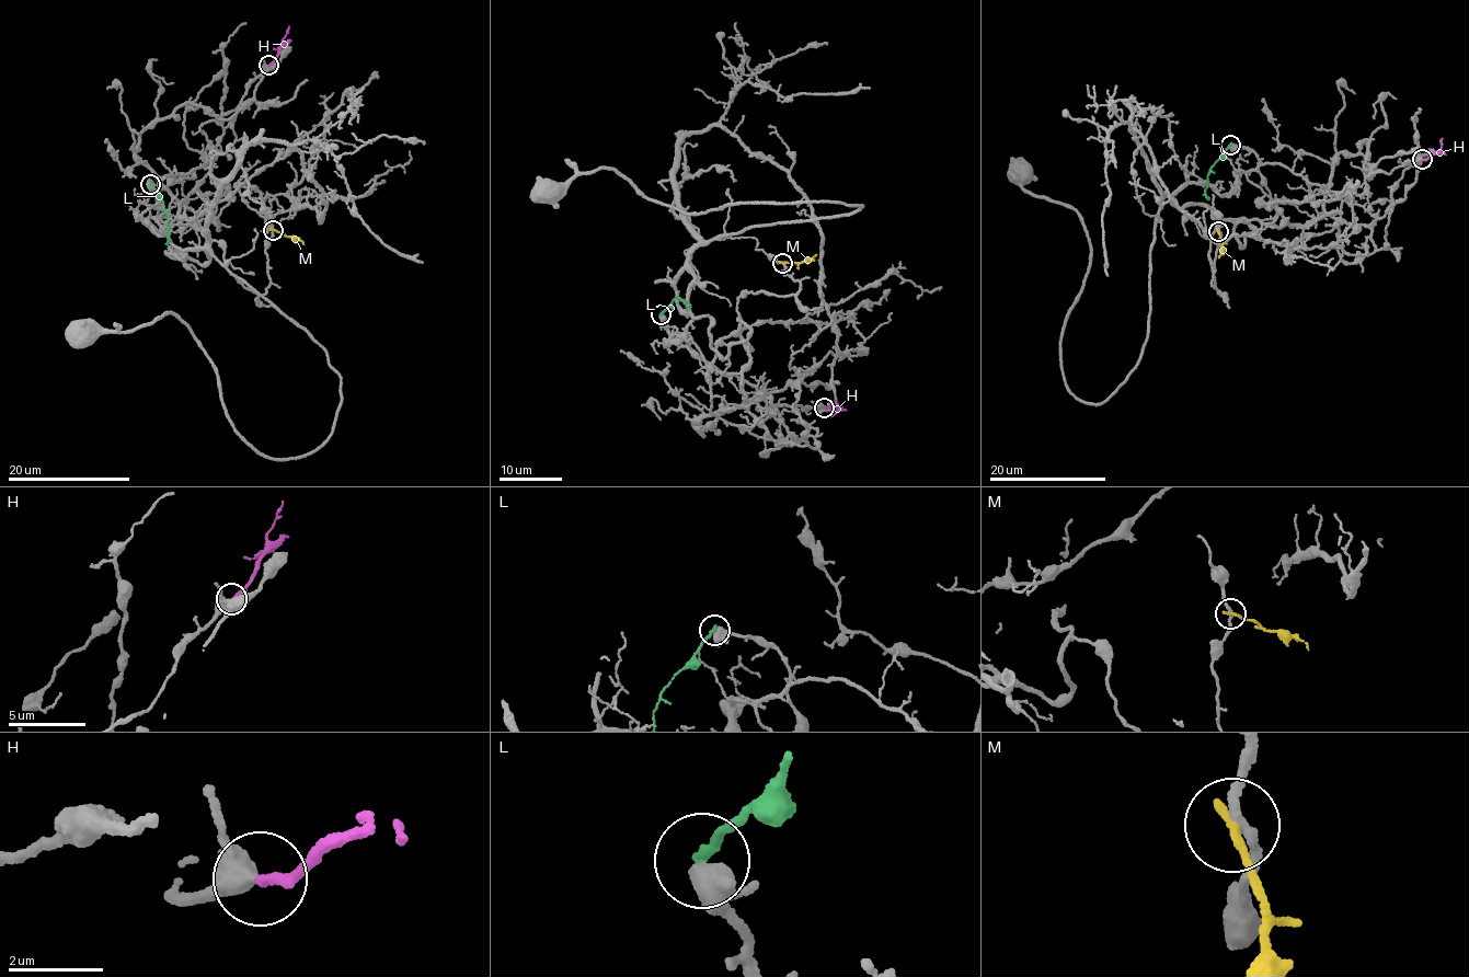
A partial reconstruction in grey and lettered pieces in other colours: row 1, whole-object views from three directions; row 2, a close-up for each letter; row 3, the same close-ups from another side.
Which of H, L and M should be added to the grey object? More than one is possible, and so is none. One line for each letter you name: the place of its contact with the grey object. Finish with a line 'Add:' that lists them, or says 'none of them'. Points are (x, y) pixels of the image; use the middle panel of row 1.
H: meets grey at (824, 407)
Add: H

